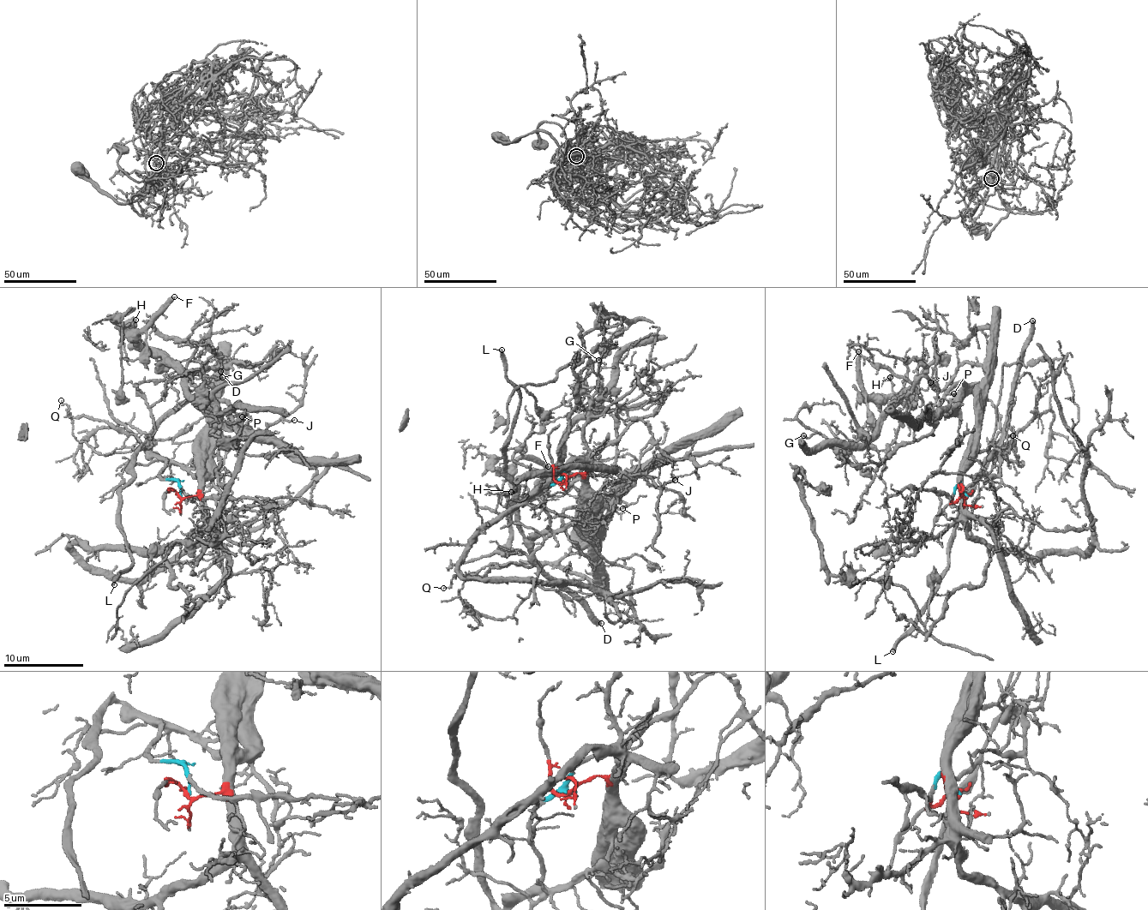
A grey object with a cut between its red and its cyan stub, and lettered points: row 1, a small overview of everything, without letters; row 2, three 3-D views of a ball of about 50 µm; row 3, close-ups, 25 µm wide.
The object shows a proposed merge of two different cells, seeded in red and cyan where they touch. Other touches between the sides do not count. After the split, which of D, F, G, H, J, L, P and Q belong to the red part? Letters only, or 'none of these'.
F, G, H, J, P

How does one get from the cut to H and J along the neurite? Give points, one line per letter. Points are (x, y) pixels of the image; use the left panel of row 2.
H: (180, 494), (198, 492), (213, 393), (196, 370), (184, 377), (207, 369), (190, 361), (168, 377), (135, 319)
J: (180, 494), (198, 492), (209, 420), (203, 400), (212, 416), (253, 432), (277, 421), (295, 420)

